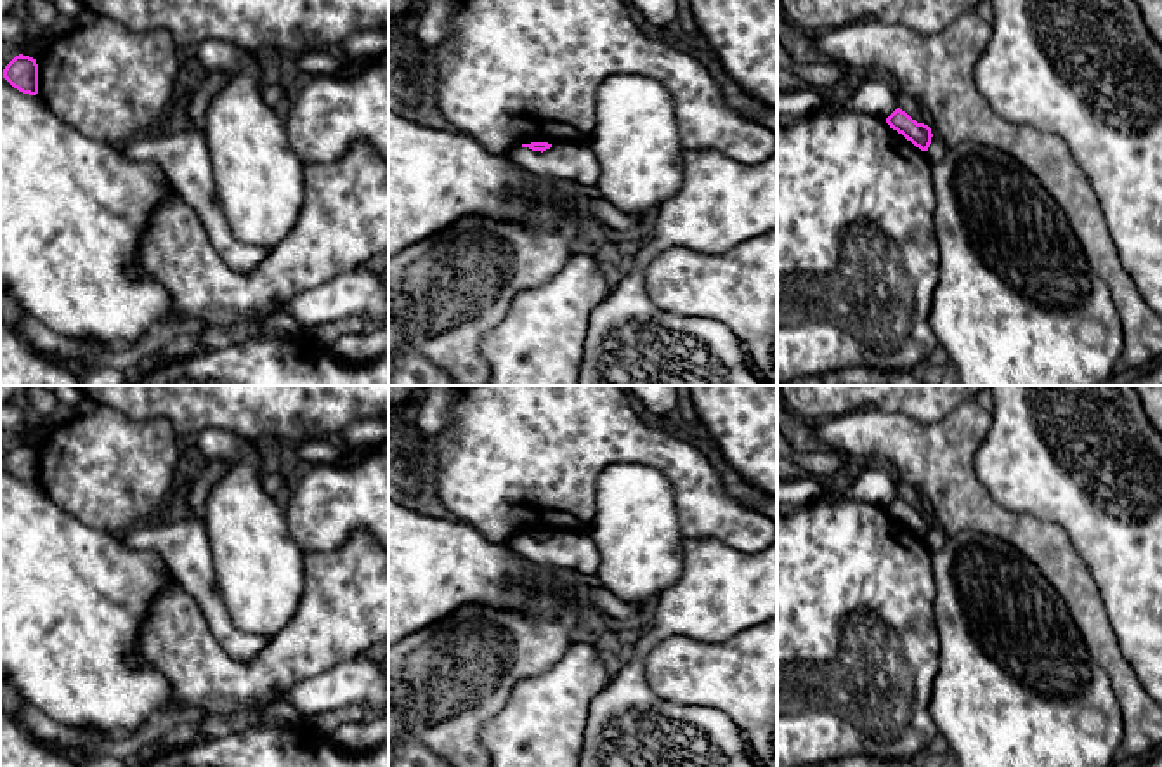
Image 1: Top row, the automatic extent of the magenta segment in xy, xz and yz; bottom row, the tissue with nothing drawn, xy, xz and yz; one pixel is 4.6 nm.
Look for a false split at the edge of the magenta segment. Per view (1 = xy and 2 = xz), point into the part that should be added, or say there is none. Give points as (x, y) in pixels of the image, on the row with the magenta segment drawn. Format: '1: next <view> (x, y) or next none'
1: next none
2: next none

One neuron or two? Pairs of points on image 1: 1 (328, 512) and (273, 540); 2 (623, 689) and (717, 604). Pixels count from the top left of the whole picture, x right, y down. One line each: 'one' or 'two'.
1: two
2: one

